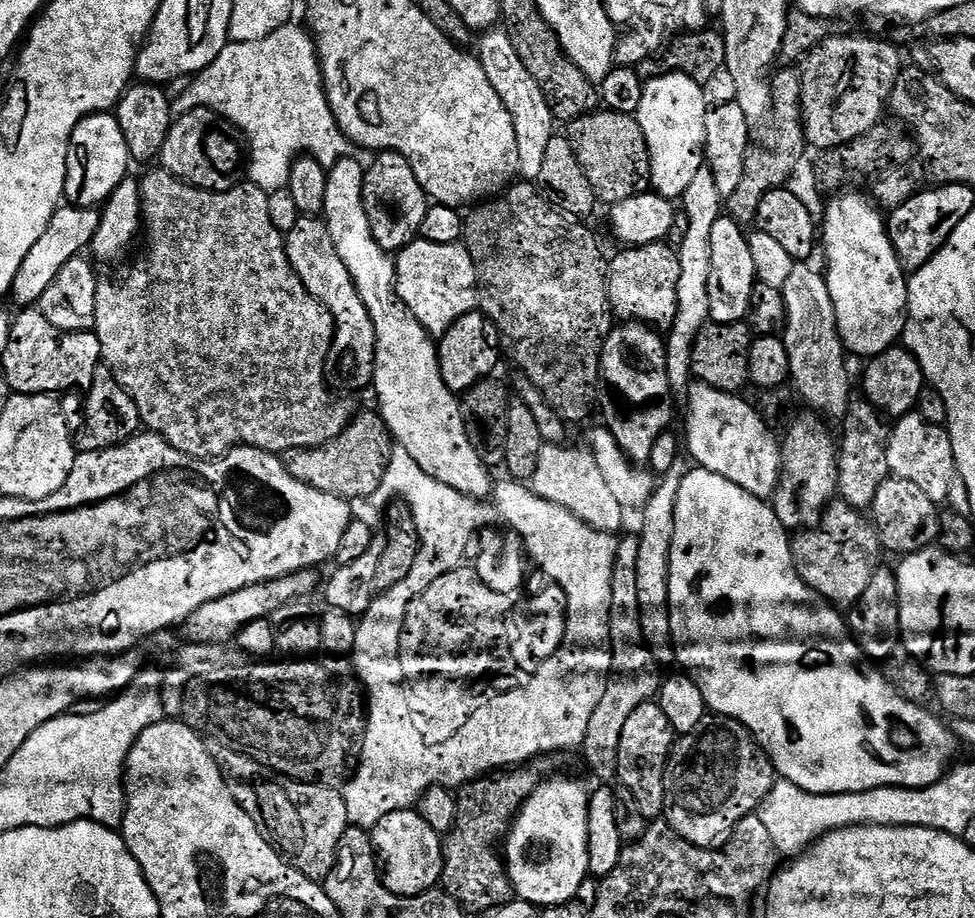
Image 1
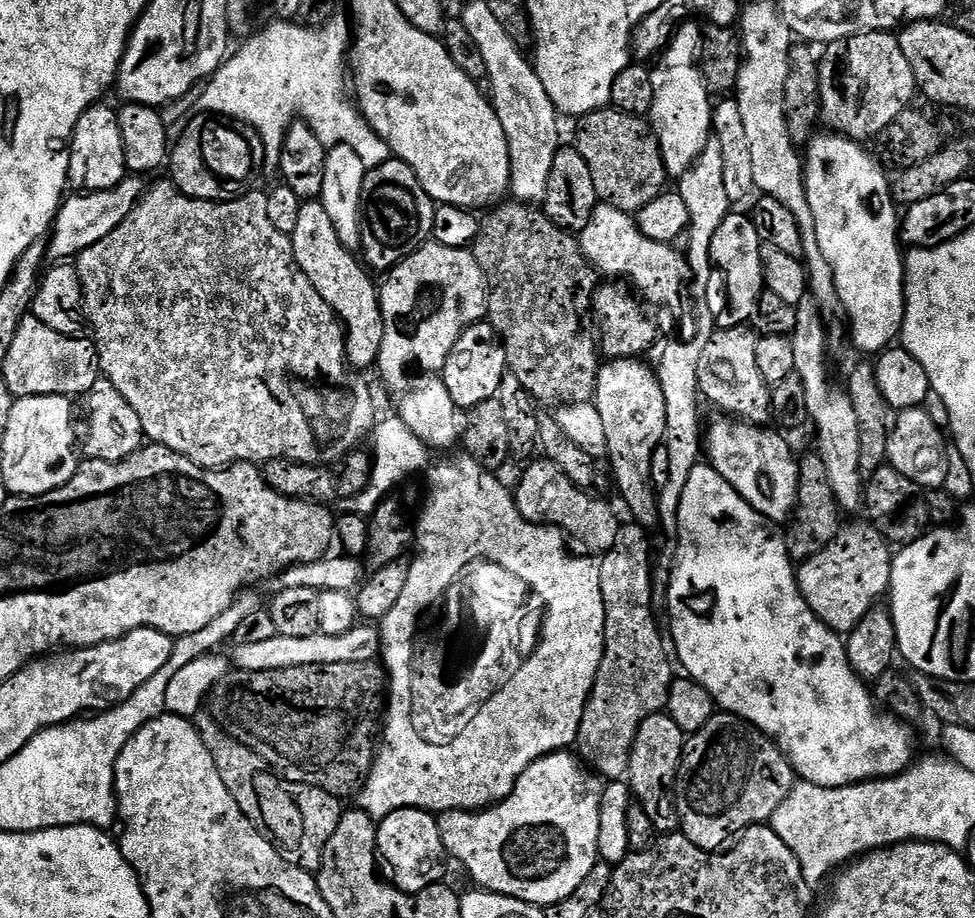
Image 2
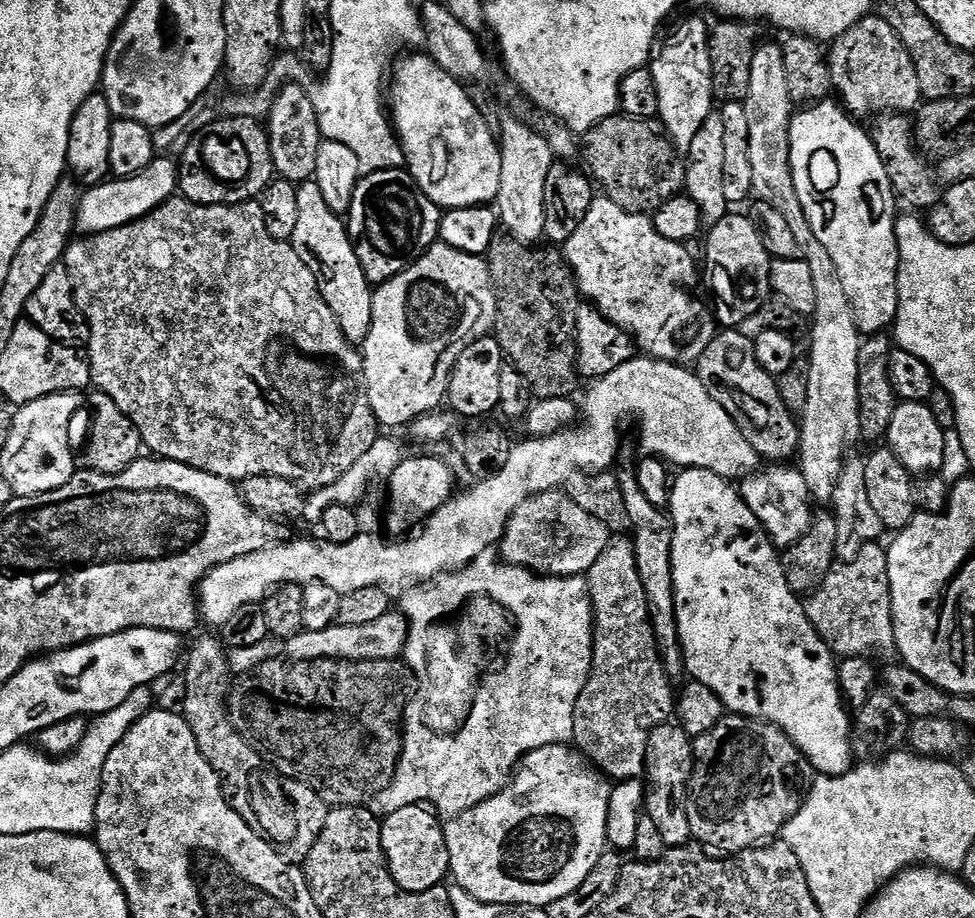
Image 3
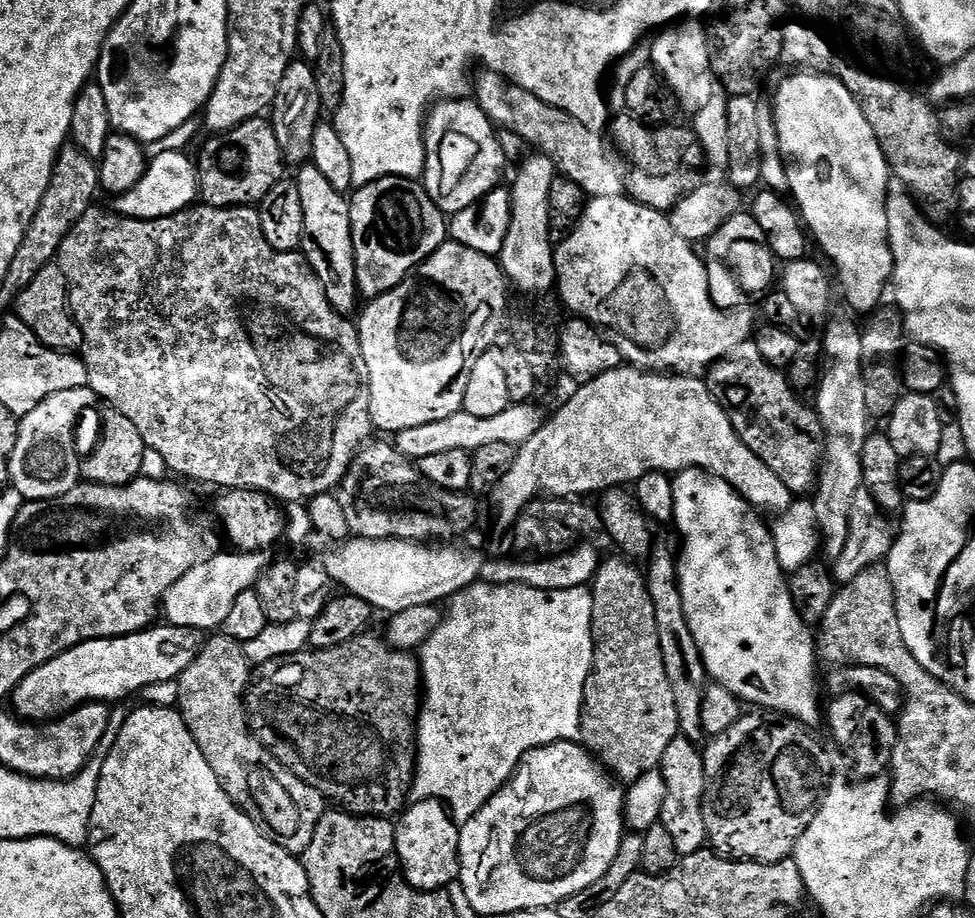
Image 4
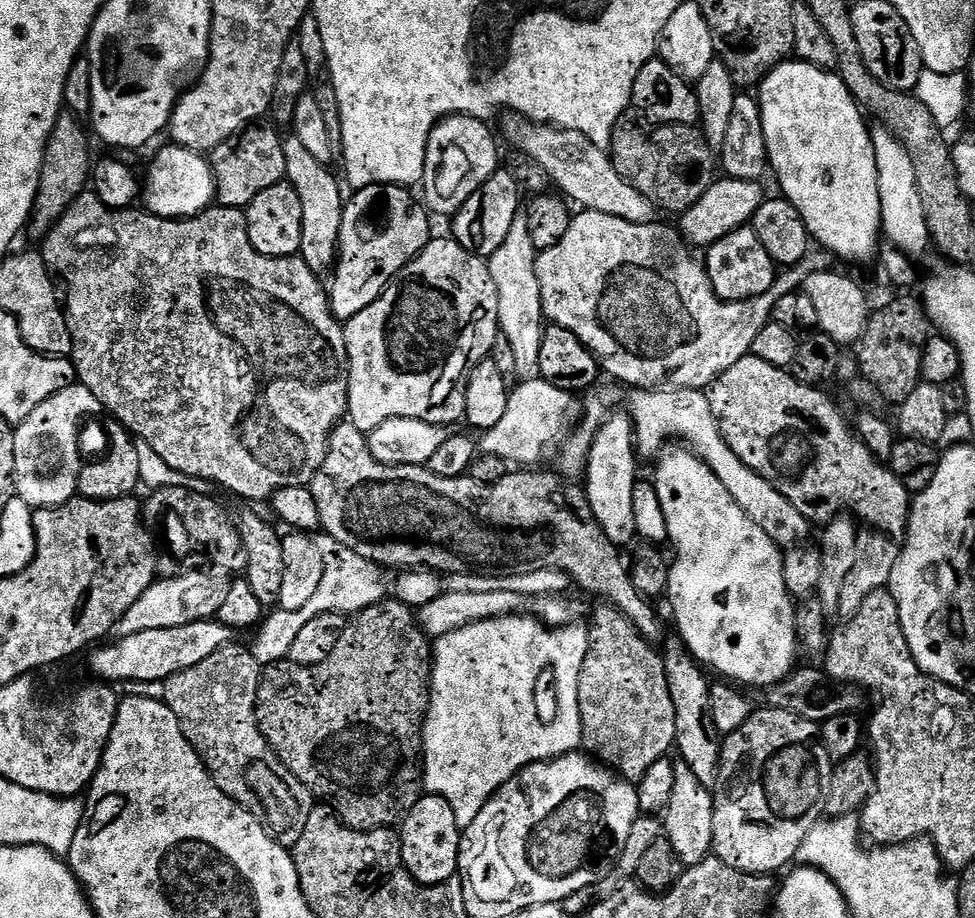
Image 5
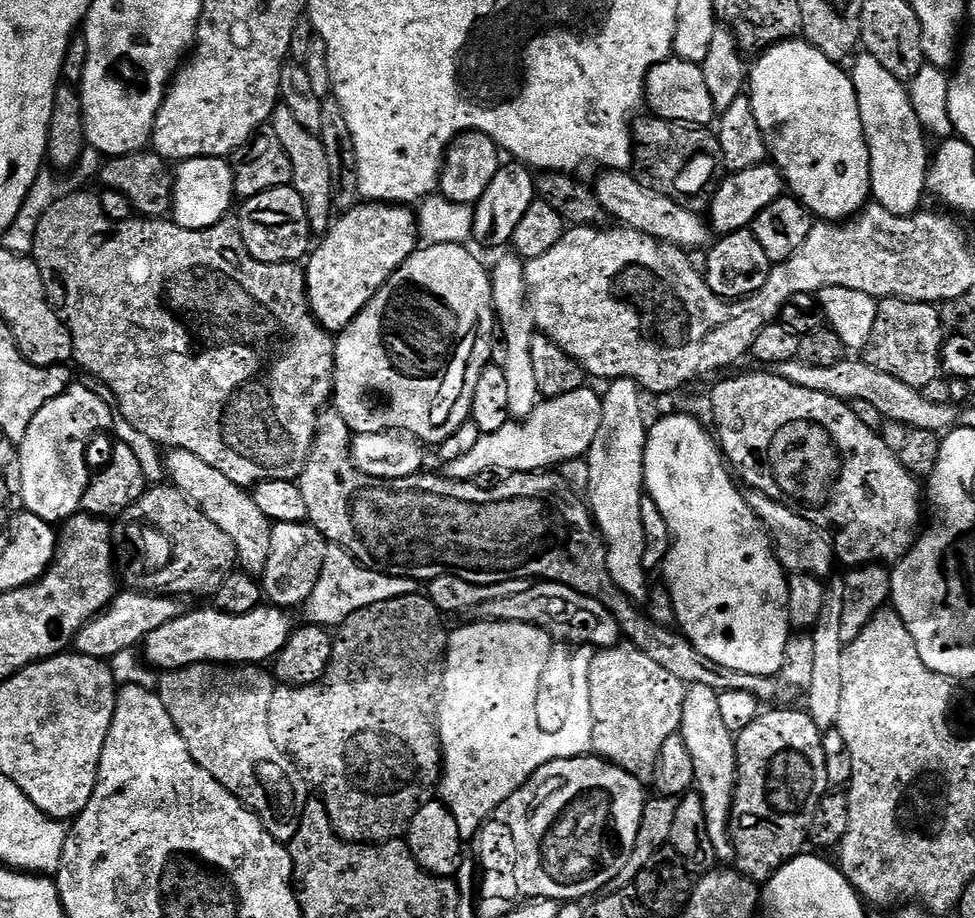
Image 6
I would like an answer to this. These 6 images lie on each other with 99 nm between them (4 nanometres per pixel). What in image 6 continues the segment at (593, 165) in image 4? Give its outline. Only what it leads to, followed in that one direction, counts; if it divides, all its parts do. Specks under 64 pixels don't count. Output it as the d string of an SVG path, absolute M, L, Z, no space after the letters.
M608 170L601 175L604 177L594 184L594 193L602 210L607 212L613 221L655 240L661 240L664 244L672 244L676 248L693 250L692 248L702 247L703 249L709 243L710 228L703 215L678 206L678 202L662 194L652 192L644 187L635 175L632 175L633 177L626 175L628 174L620 170Z

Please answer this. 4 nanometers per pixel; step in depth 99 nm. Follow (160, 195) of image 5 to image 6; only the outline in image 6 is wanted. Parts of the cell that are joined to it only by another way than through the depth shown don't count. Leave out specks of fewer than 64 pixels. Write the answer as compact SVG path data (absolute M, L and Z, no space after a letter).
M203 156L179 161L172 178L171 219L186 230L206 230L219 220L225 219L237 199L232 178L232 166L227 159L218 156Z

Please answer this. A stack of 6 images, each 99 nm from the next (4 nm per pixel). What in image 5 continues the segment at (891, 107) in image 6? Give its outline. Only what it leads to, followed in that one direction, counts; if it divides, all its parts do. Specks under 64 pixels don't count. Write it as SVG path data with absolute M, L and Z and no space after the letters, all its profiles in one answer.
M887 126L871 129L874 158L878 162L878 194L880 195L880 227L887 243L909 257L917 258L930 248L928 227L924 221L922 198L918 194L912 156L902 146L895 132Z

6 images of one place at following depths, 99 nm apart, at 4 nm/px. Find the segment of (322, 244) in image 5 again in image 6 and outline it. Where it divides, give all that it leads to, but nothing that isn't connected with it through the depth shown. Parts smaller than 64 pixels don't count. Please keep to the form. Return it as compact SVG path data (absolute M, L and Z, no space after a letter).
M277 106L273 110L270 127L274 134L278 134L278 142L282 142L282 150L286 150L290 158L291 187L296 188L298 194L302 194L302 202L306 206L306 214L313 233L327 232L334 220L334 209L330 198L330 165L319 135L306 130L306 126L301 126L298 118L294 118L294 114L290 114L290 110L283 106Z

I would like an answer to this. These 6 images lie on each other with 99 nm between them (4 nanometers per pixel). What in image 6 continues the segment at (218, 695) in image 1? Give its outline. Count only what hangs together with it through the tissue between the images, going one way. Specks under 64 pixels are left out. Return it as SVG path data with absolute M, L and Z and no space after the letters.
M406 595L402 597L390 598L389 601L377 602L372 606L366 606L365 609L360 609L354 614L350 614L346 618L344 624L338 628L338 639L332 645L332 665L328 667L328 673L313 684L301 684L299 686L280 686L273 691L270 702L268 703L268 721L270 722L270 738L274 738L274 746L278 746L278 750L285 752L296 766L296 771L304 777L305 781L313 789L317 788L319 799L324 802L324 809L328 812L328 817L332 823L332 829L336 831L336 835L342 840L347 840L349 844L384 844L387 840L399 840L407 833L410 822L414 818L414 814L418 814L418 810L422 810L424 804L433 803L434 797L438 792L440 783L440 774L442 771L442 753L440 751L440 734L436 731L436 713L438 711L438 701L440 698L440 684L444 680L444 658L448 655L448 638L450 635L449 629L444 629L445 617L442 615L439 608L436 607L433 600L429 600L427 595Z

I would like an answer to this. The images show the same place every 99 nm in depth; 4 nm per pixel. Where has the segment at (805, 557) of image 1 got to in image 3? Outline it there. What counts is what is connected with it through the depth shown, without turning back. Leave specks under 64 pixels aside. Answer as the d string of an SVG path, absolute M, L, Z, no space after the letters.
M880 542L862 546L855 558L832 569L820 587L811 593L806 607L814 630L818 630L820 637L828 643L828 649L837 657L891 653L896 647L896 635L892 621L887 547Z

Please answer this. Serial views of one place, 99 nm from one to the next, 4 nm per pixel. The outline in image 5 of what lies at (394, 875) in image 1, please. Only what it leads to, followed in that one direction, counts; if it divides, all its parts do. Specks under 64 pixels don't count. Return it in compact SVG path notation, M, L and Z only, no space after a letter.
M421 796L399 825L398 835L406 870L418 884L444 886L452 875L457 875L462 830L454 818L454 810L450 810L450 802L440 796Z

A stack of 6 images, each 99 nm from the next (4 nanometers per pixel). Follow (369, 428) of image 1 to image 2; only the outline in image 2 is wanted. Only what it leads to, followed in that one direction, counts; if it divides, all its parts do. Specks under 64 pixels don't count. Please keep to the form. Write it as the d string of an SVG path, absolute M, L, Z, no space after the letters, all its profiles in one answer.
M353 450L343 460L331 465L300 464L297 460L274 458L262 465L264 481L278 494L289 496L292 500L311 500L313 504L332 506L332 503L343 502L358 495L367 486L371 476L372 459L366 451Z

